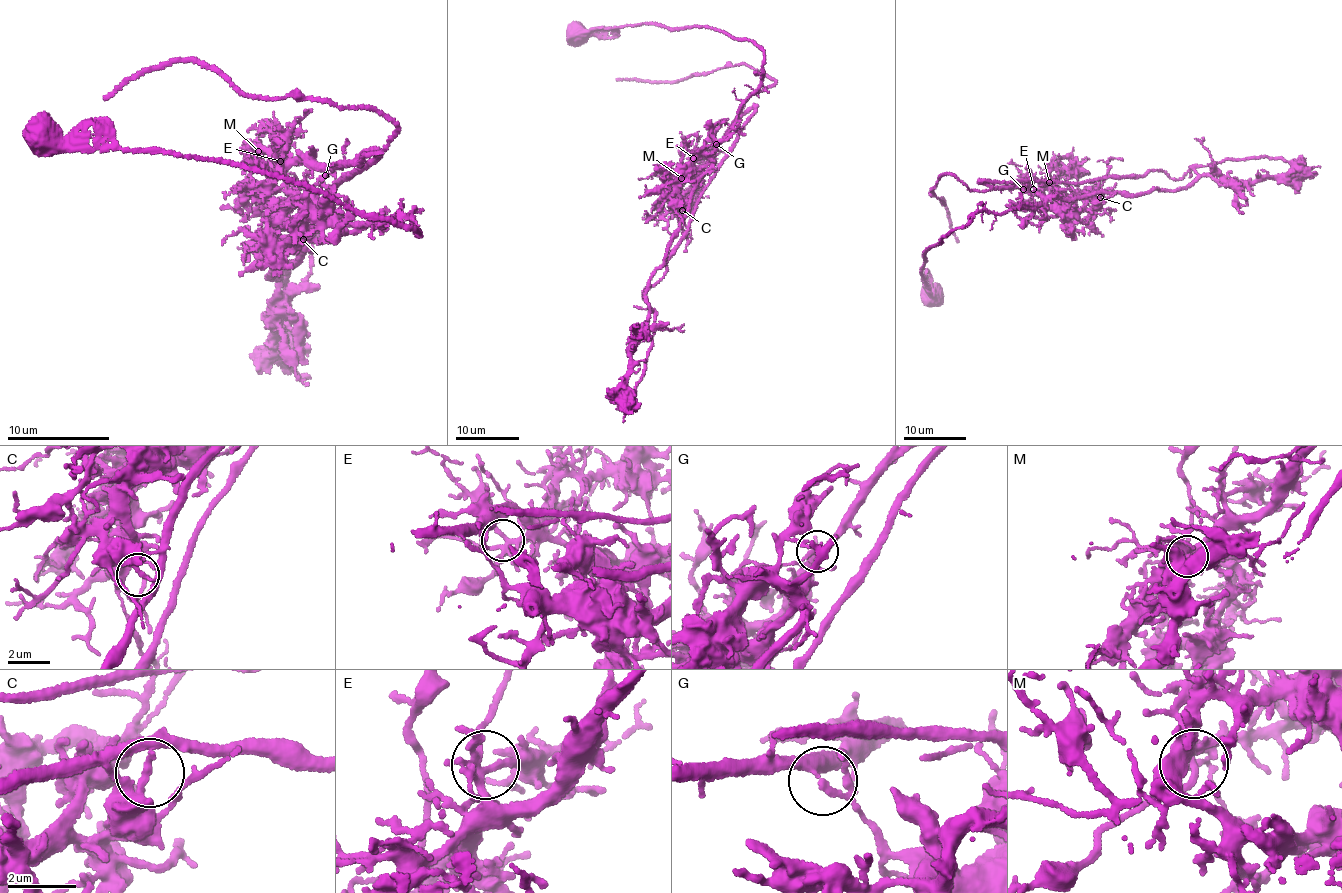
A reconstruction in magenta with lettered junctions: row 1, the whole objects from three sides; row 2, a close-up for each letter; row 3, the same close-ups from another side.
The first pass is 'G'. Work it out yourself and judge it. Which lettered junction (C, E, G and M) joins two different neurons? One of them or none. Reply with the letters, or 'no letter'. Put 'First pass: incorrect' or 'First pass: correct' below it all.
G
First pass: correct

